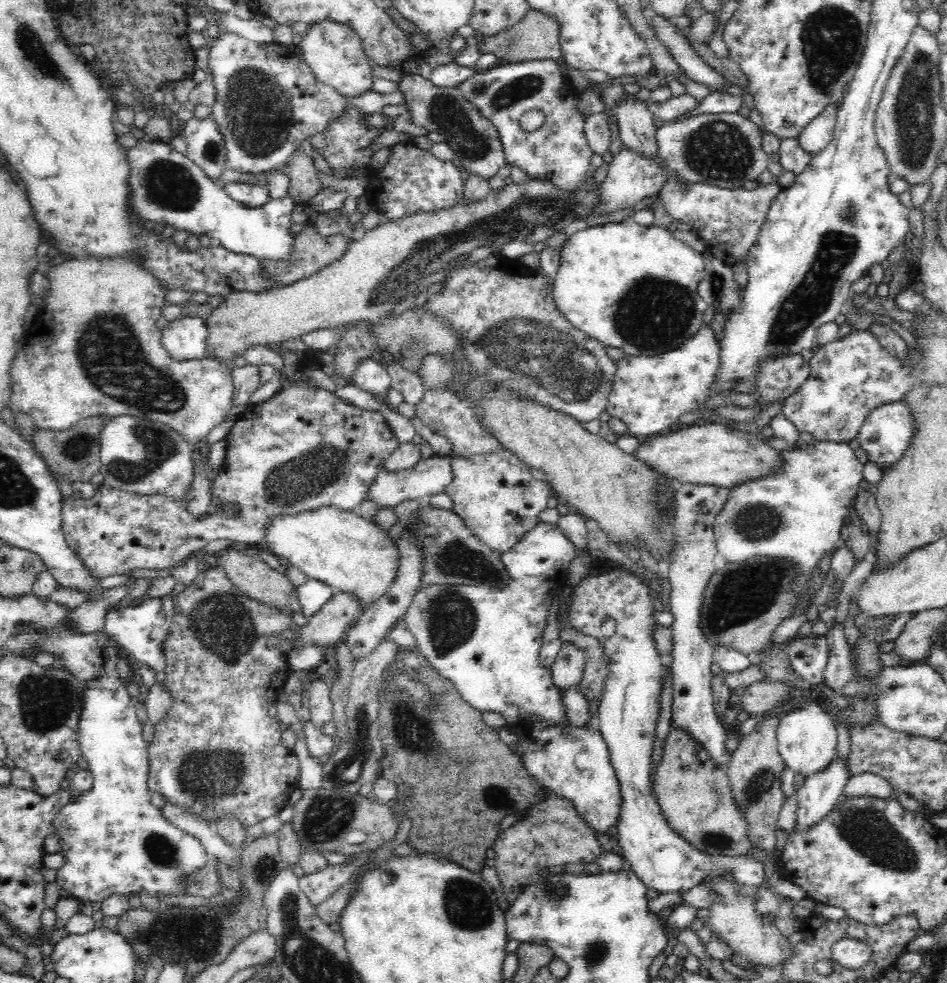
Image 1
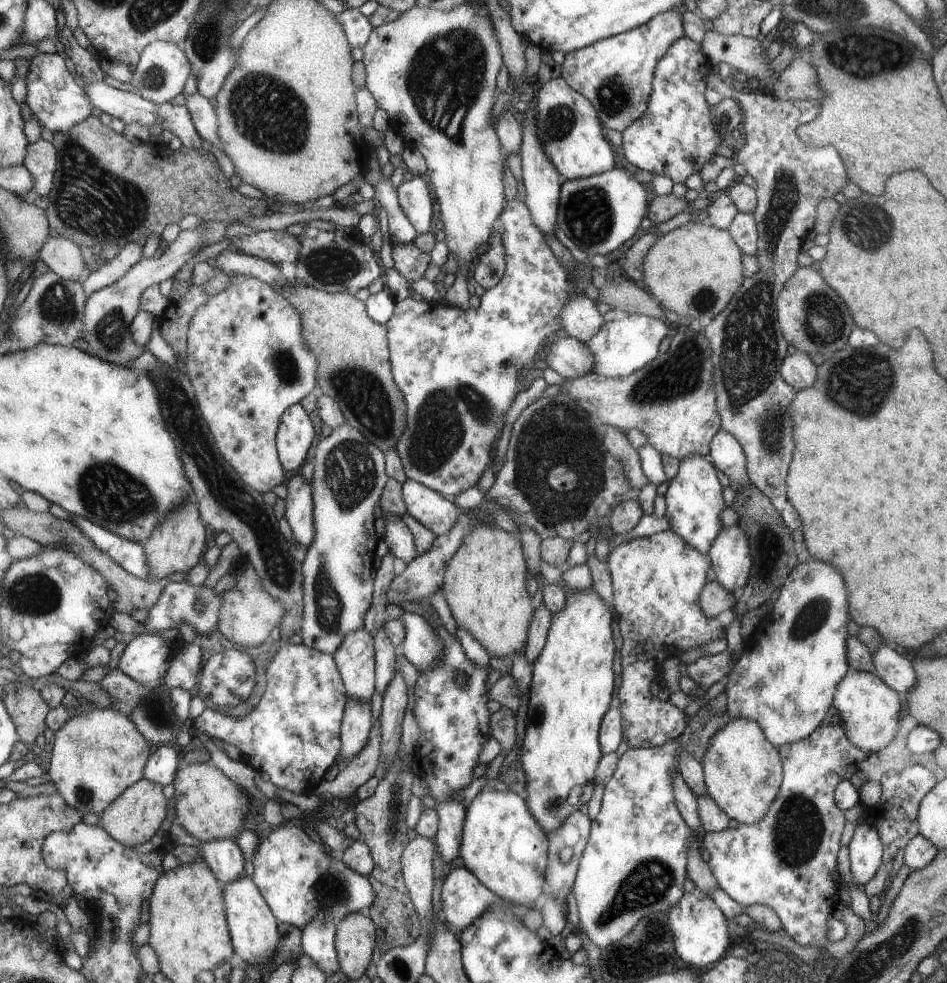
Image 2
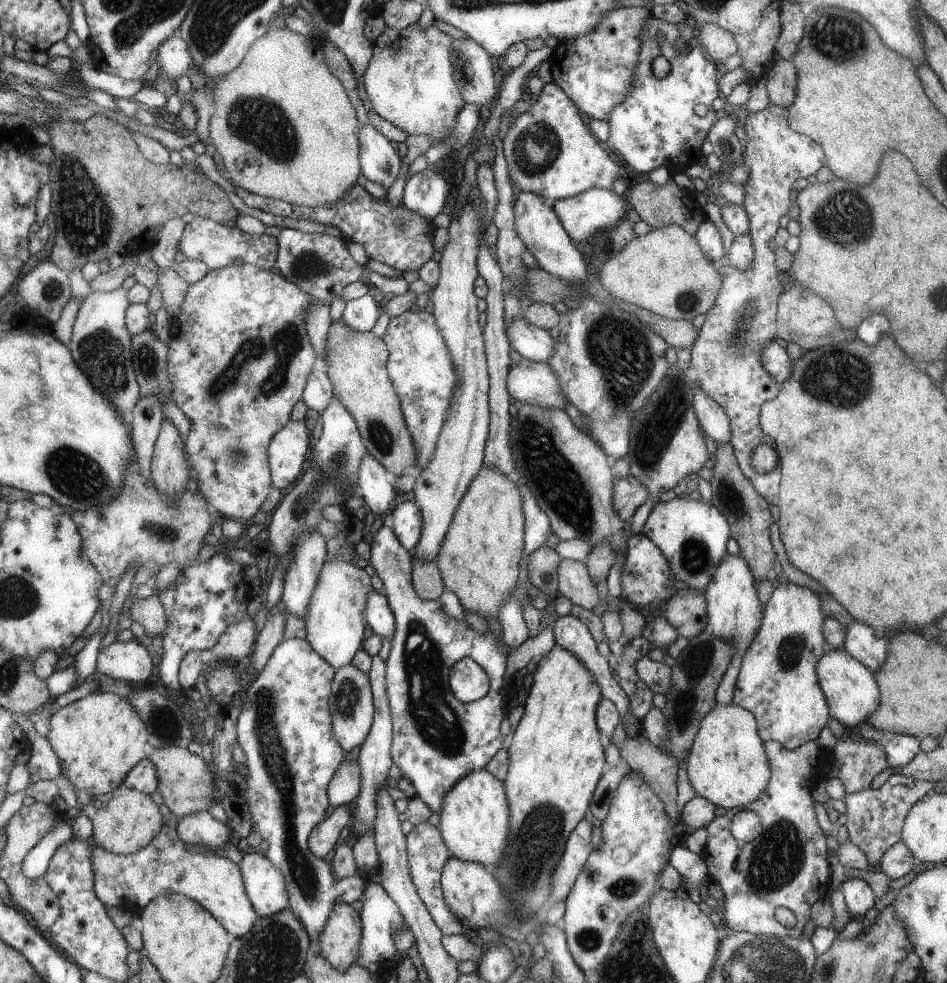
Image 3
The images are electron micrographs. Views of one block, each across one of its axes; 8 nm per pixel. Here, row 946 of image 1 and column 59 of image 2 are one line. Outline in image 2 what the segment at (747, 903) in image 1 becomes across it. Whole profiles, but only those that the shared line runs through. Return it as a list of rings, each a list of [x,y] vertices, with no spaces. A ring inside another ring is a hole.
[[[97,707],[95,710],[72,718],[56,732],[53,758],[47,774],[50,775],[50,781],[55,784],[57,790],[66,798],[69,806],[76,808],[83,816],[91,813],[101,816],[129,785],[133,785],[142,777],[147,756],[150,756],[147,741],[139,734],[129,716],[113,708]]]

